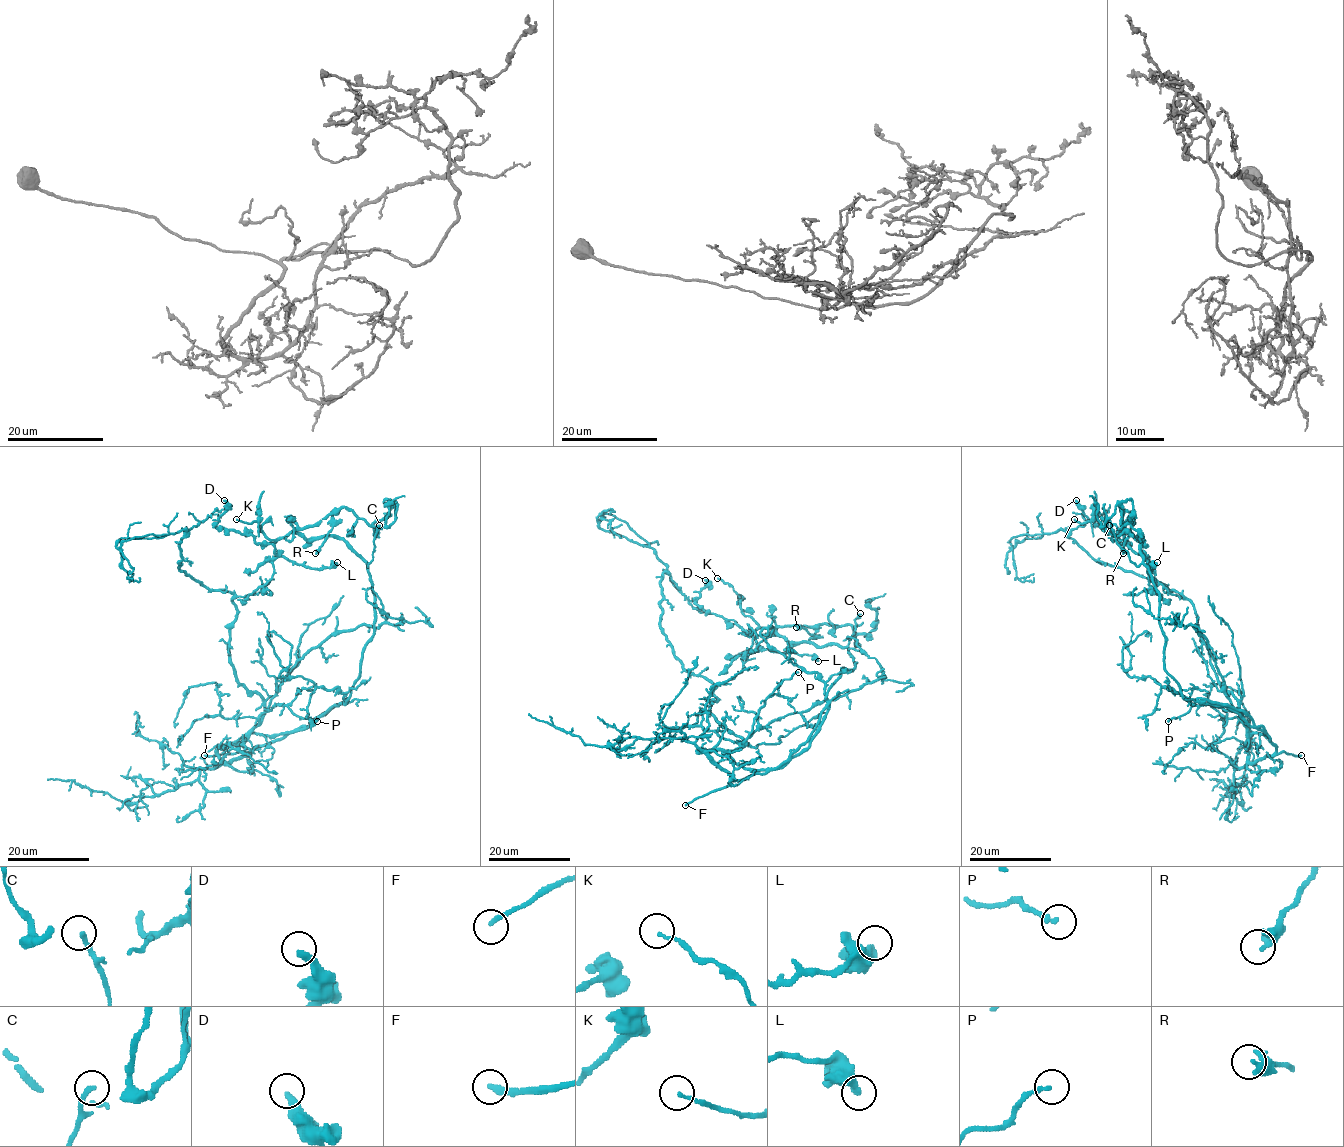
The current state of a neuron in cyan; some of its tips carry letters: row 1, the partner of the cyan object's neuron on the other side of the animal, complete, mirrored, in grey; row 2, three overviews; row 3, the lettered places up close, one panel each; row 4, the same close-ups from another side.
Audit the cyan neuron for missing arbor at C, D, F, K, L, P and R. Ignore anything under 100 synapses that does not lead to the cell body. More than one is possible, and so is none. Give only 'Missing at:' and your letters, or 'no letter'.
Missing at: F

